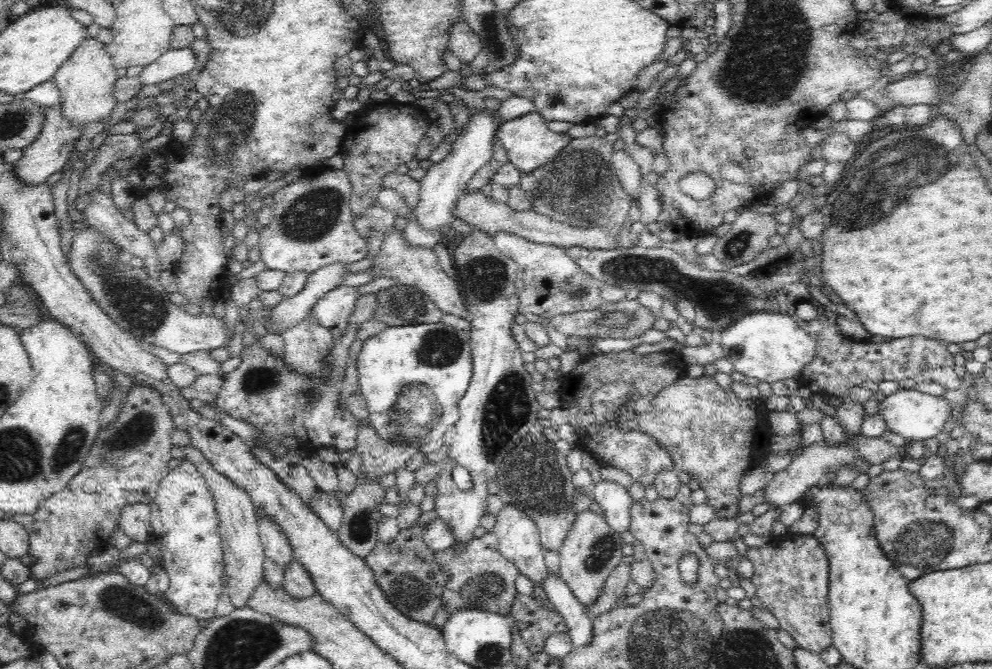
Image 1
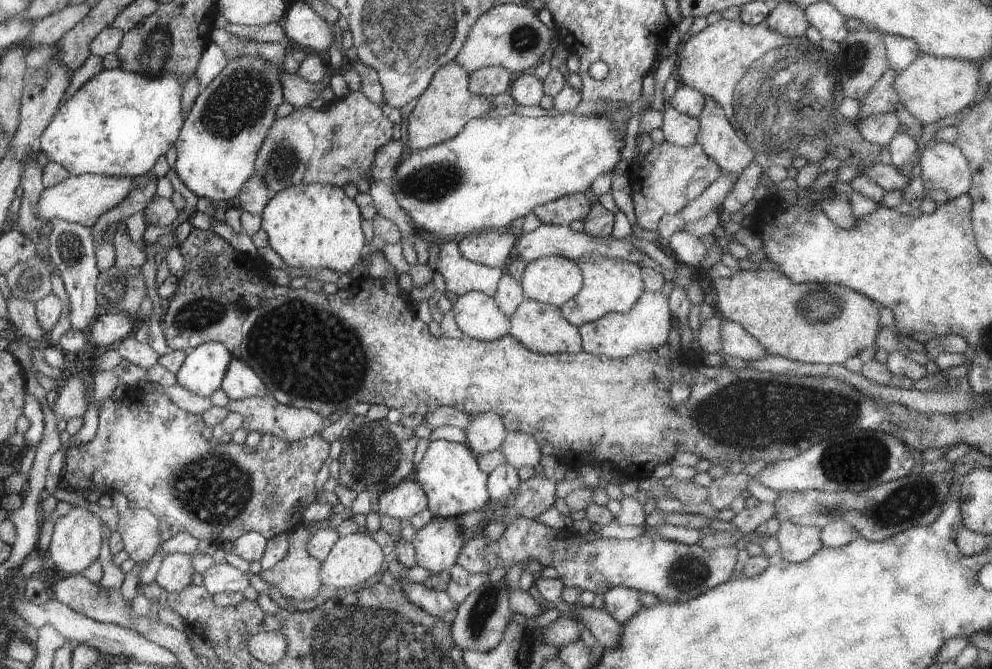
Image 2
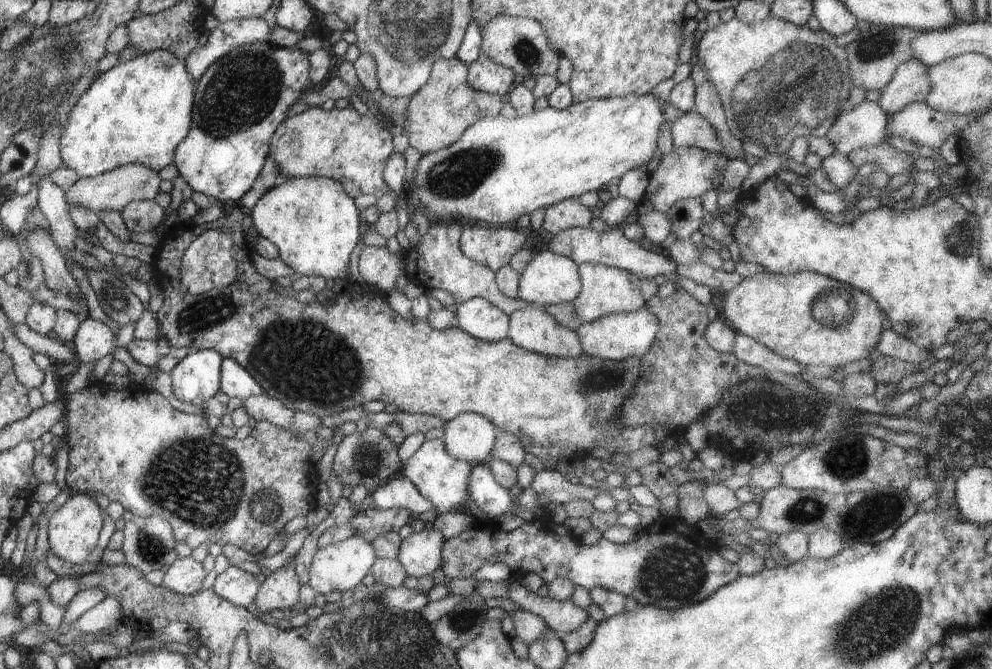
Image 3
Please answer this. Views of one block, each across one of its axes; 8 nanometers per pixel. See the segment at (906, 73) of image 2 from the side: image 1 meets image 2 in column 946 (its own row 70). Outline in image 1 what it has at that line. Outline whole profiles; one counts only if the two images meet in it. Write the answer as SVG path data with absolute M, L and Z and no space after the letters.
M87 35L52 78L60 91L62 116L72 124L87 126L92 122L105 122L118 103L113 90L122 72L113 65L105 46L102 41Z

